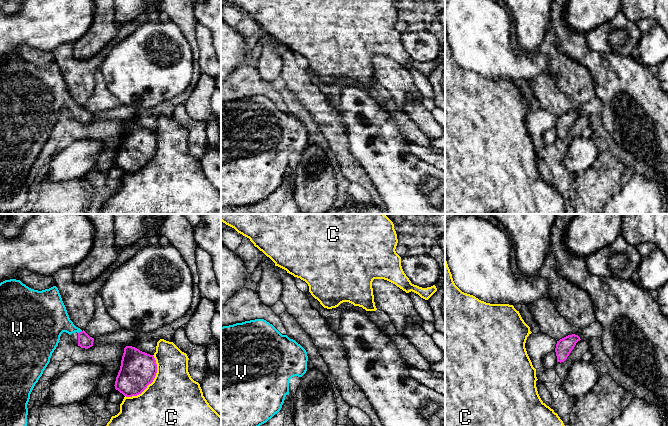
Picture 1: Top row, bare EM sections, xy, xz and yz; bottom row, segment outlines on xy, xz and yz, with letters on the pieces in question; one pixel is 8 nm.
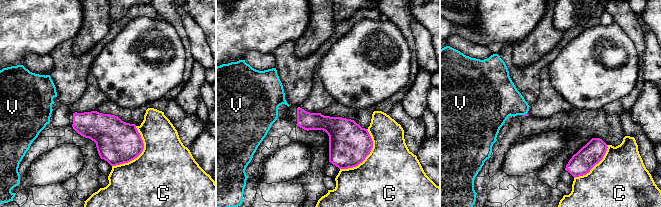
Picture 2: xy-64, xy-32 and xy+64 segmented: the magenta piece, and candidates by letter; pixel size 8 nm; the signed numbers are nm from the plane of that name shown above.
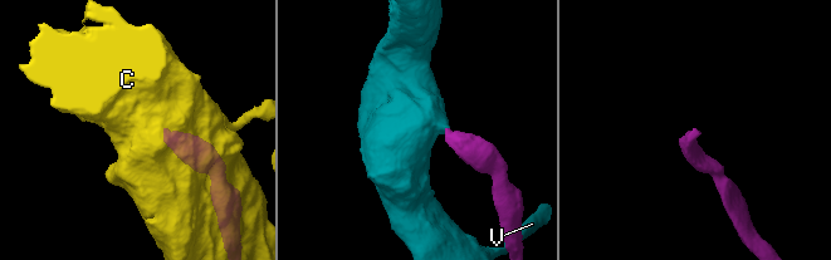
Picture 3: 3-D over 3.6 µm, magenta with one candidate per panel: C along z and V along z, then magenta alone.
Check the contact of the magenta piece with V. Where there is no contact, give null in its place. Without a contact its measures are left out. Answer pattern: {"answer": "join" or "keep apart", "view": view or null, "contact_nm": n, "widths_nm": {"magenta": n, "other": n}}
{"answer": "join", "view": "xy", "contact_nm": 40, "widths_nm": {"magenta": 110, "other": 280}}

